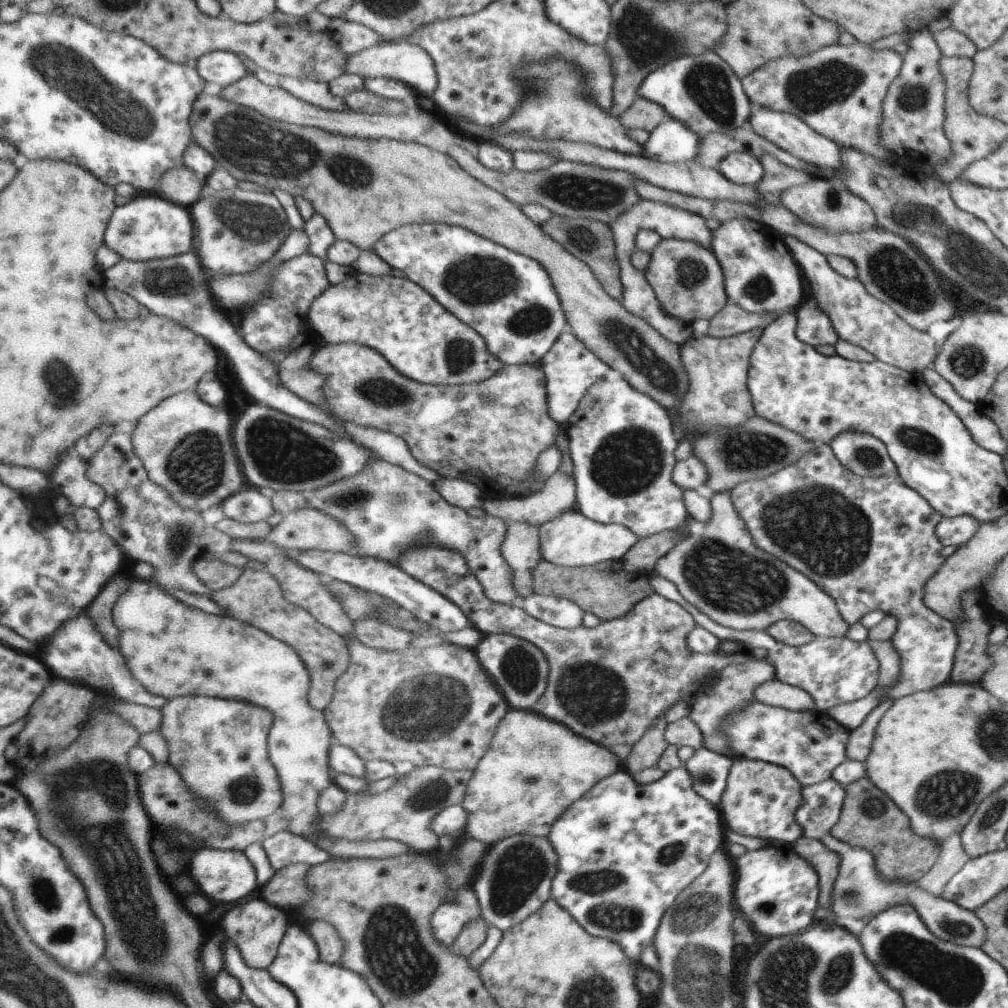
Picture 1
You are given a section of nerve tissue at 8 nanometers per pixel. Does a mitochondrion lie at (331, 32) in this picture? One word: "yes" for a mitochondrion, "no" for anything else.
no

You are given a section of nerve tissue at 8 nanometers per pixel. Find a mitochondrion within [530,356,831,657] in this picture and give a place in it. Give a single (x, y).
(724, 578)

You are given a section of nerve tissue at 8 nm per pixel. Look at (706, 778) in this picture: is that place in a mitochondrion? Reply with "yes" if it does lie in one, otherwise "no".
yes

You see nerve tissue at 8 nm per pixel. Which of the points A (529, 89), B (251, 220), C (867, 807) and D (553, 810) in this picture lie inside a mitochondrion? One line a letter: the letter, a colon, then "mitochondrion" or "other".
A: other
B: mitochondrion
C: mitochondrion
D: other

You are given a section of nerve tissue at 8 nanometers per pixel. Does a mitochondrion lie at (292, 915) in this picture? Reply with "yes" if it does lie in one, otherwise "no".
no

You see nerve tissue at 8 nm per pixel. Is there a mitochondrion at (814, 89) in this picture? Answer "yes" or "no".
yes

